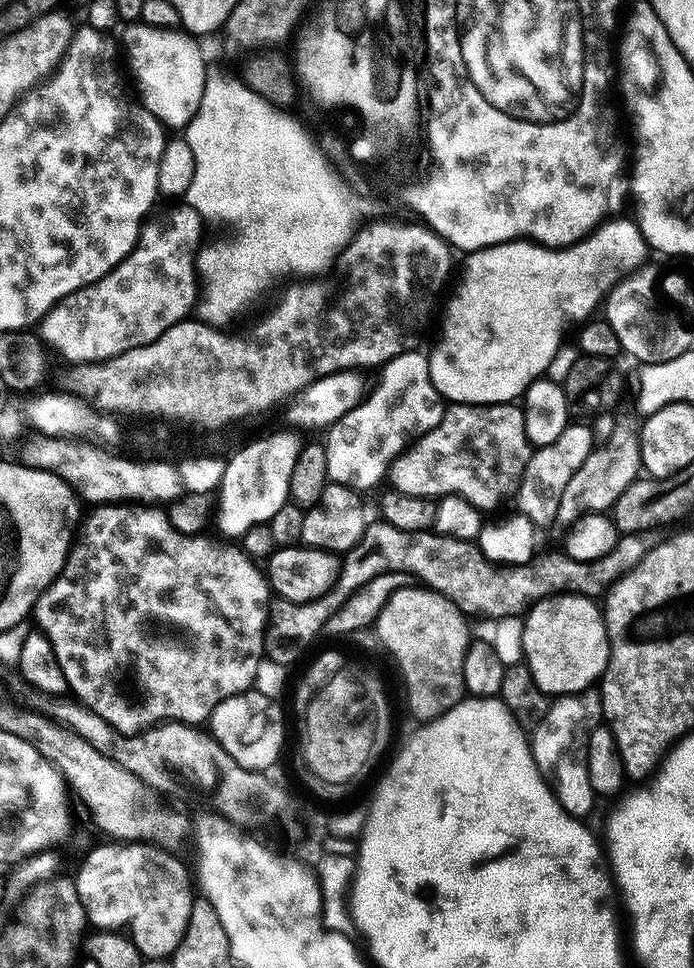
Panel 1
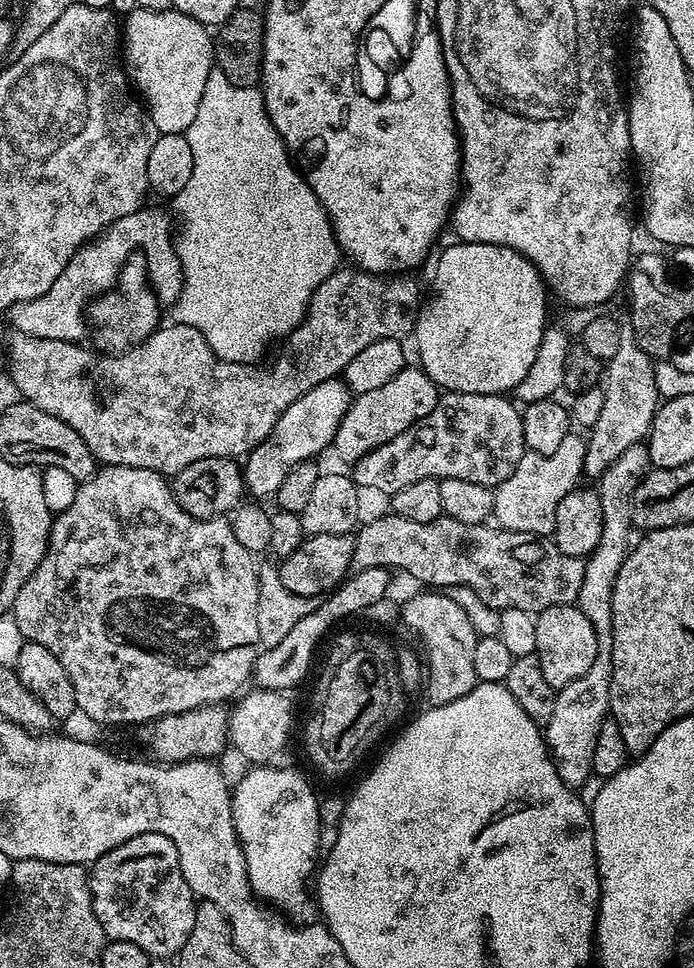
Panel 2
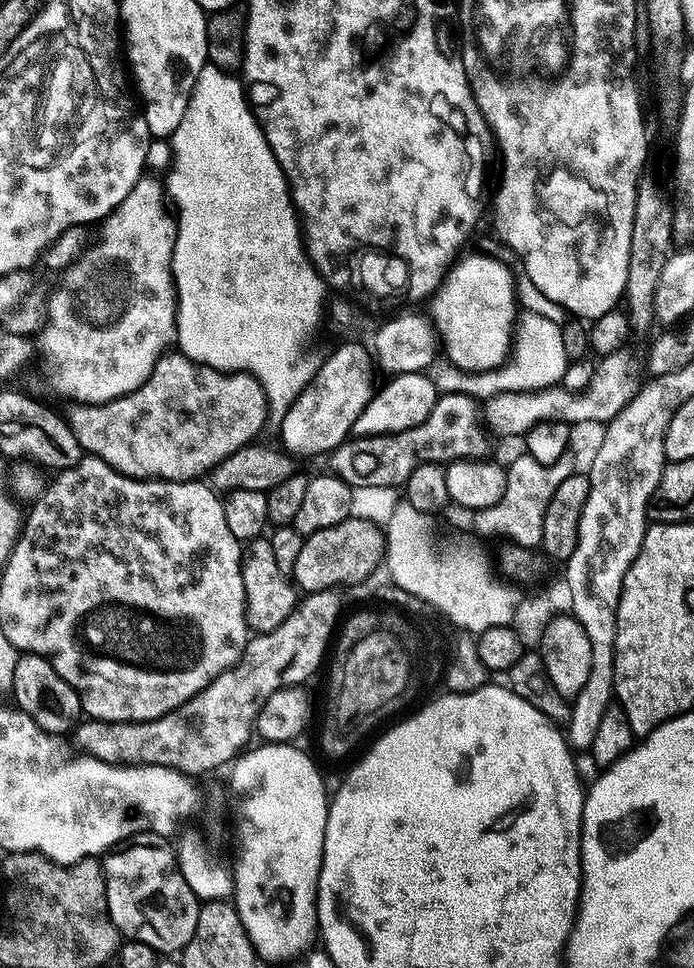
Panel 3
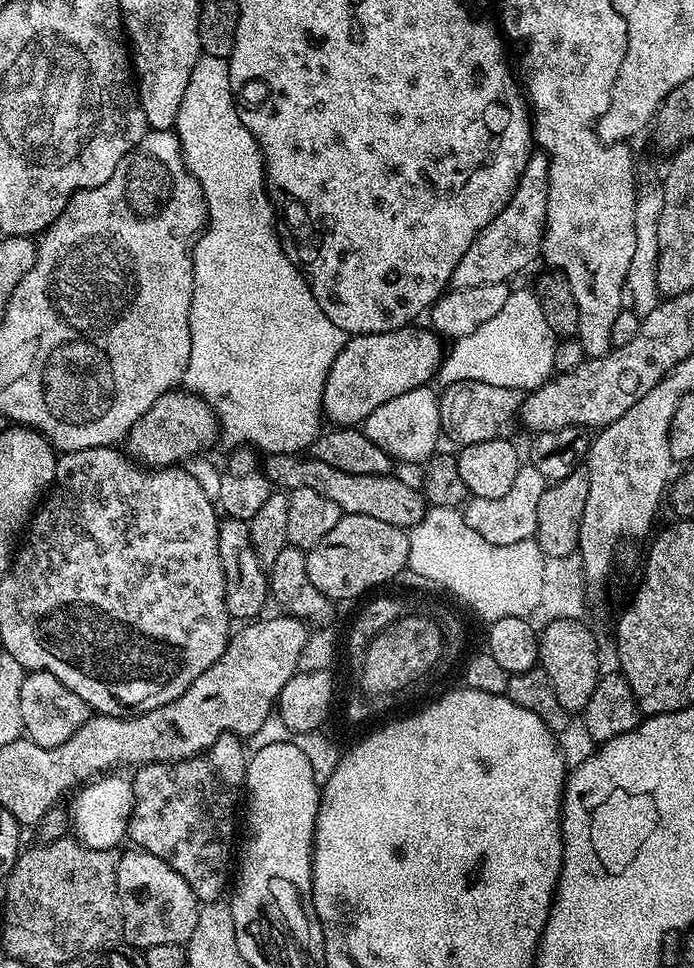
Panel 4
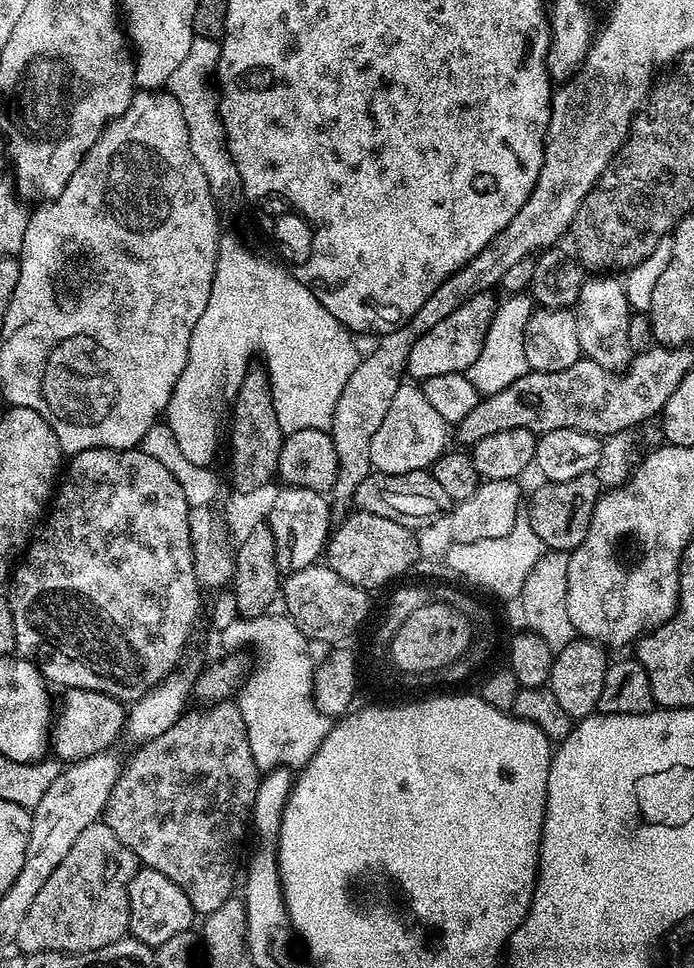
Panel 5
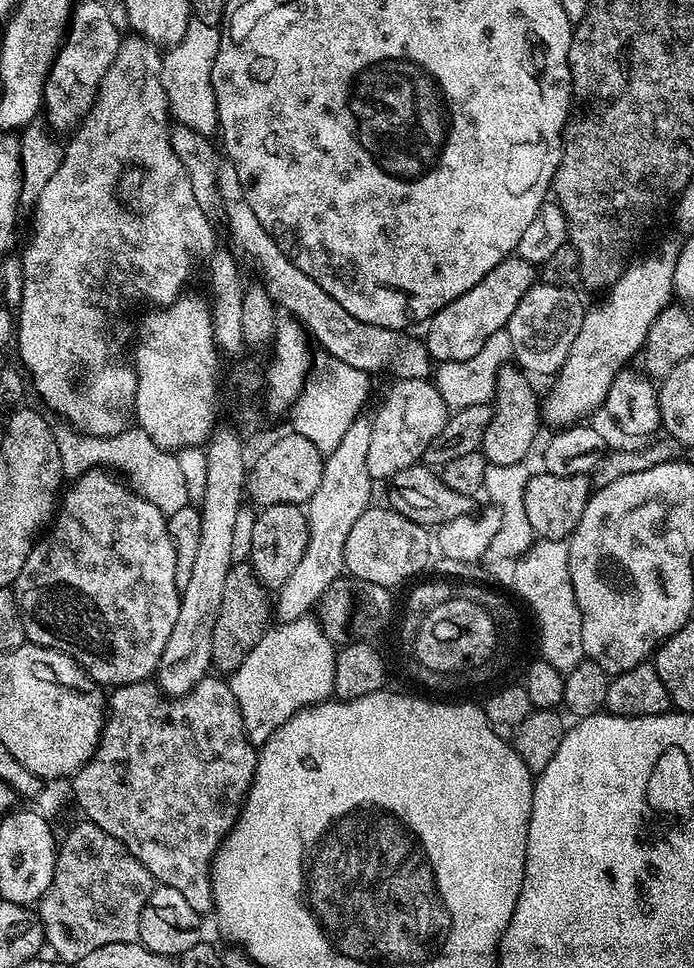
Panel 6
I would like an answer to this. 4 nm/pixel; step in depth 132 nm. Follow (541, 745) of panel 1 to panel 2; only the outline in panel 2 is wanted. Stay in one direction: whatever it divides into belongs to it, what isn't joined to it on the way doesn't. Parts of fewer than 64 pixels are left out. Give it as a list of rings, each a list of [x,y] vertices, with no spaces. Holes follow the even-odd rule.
[[[638,443],[630,446],[630,450],[626,450],[626,454],[622,454],[622,458],[618,458],[618,462],[610,465],[598,478],[598,491],[602,498],[602,538],[598,538],[598,546],[584,560],[582,590],[578,590],[575,602],[582,614],[586,614],[590,626],[594,626],[594,634],[598,638],[598,654],[594,658],[594,666],[590,666],[590,670],[586,670],[582,678],[574,678],[574,682],[557,691],[554,714],[550,714],[543,729],[544,742],[548,745],[548,755],[556,764],[558,778],[562,778],[565,786],[573,790],[580,790],[588,776],[593,775],[594,746],[598,743],[598,730],[602,730],[602,722],[610,716],[608,703],[612,677],[614,582],[618,578],[618,570],[622,570],[622,562],[629,554],[630,541],[633,539],[632,495],[649,471],[647,447]]]

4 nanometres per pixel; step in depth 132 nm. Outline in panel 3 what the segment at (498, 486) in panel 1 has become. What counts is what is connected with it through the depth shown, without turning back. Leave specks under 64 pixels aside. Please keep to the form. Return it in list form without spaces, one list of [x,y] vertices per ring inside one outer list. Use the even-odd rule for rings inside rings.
[[[445,392],[437,395],[434,410],[418,426],[401,432],[391,432],[385,436],[356,436],[342,441],[332,452],[327,453],[326,461],[330,467],[331,475],[342,478],[352,488],[360,486],[388,486],[399,489],[418,466],[423,464],[443,464],[445,466],[453,460],[467,460],[469,458],[484,458],[489,455],[489,437],[479,428],[482,428],[478,417],[478,404],[473,397],[461,392]]]

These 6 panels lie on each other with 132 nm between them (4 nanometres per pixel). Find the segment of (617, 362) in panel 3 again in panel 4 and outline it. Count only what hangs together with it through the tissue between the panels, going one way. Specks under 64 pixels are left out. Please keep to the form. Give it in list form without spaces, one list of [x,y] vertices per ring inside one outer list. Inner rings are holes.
[[[464,380],[460,384],[450,384],[439,393],[440,431],[456,443],[456,446],[498,440],[513,423],[517,423],[522,403],[519,388],[490,386],[486,382]]]

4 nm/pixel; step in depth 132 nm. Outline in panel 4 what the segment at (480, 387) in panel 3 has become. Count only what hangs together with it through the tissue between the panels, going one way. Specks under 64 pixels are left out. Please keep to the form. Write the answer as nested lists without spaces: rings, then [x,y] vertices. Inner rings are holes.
[[[531,287],[520,288],[509,291],[506,303],[494,318],[474,334],[466,334],[466,338],[455,341],[447,349],[446,355],[440,361],[439,379],[444,379],[445,385],[460,384],[464,380],[473,380],[474,382],[486,382],[490,386],[506,386],[507,388],[519,388],[521,390],[531,390],[542,386],[547,380],[551,380],[554,375],[556,363],[554,354],[558,337],[552,333],[550,326],[546,326],[546,314],[542,314],[542,306],[538,306],[538,298]]]

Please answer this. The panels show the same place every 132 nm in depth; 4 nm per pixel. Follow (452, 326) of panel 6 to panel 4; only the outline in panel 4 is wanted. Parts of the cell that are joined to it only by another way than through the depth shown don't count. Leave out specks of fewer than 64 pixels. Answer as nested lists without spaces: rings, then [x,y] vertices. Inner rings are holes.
[[[409,326],[399,328],[393,332],[379,332],[378,334],[366,334],[365,336],[352,336],[345,343],[344,349],[334,358],[334,366],[330,366],[326,386],[322,394],[322,413],[325,421],[329,420],[332,426],[360,426],[364,419],[382,402],[390,402],[390,398],[398,398],[398,394],[406,394],[406,390],[423,388],[431,385],[434,377],[439,373],[440,361],[446,355],[445,345],[437,333],[429,330],[427,327],[416,328],[420,326]]]

